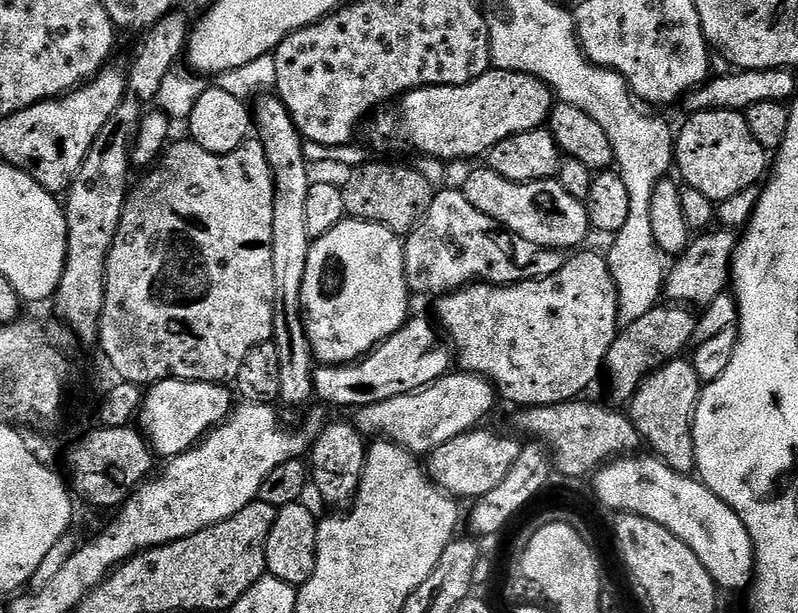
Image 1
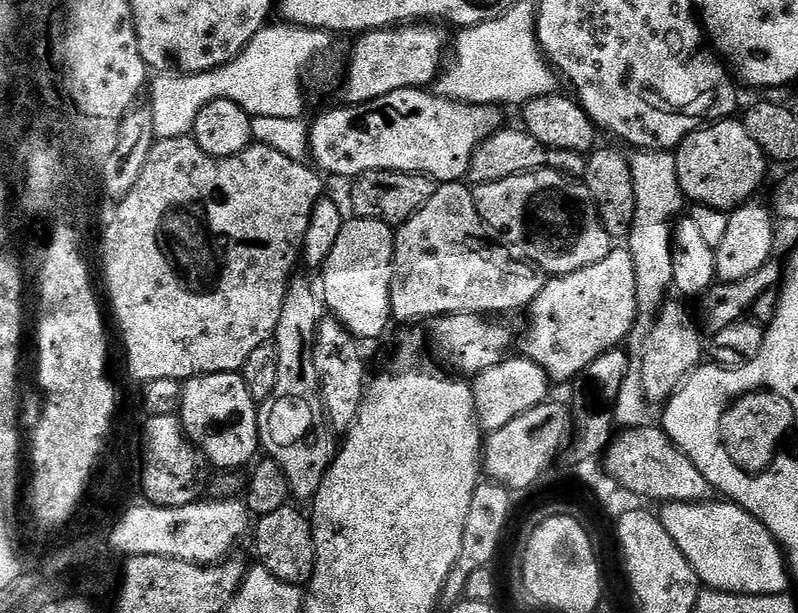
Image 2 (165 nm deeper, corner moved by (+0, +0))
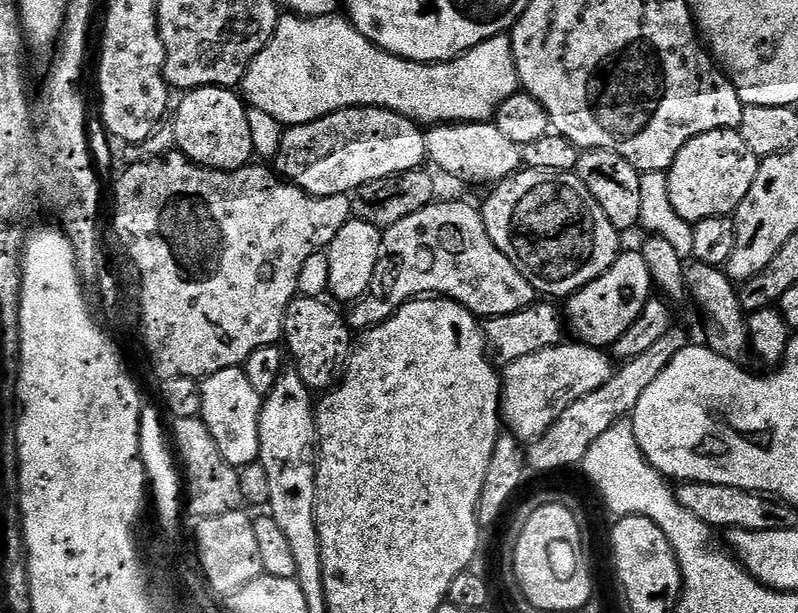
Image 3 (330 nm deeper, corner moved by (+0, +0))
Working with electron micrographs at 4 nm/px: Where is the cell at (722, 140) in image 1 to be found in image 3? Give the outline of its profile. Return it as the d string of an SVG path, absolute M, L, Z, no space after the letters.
M719 128L710 130L706 134L698 134L690 138L686 146L682 146L682 150L678 150L674 162L667 170L670 206L674 206L674 210L678 210L681 218L689 222L715 216L731 217L736 207L746 198L746 194L750 194L750 186L754 186L754 178L758 174L760 162L761 157L756 156L754 150L746 146L746 142L742 142L739 131Z

